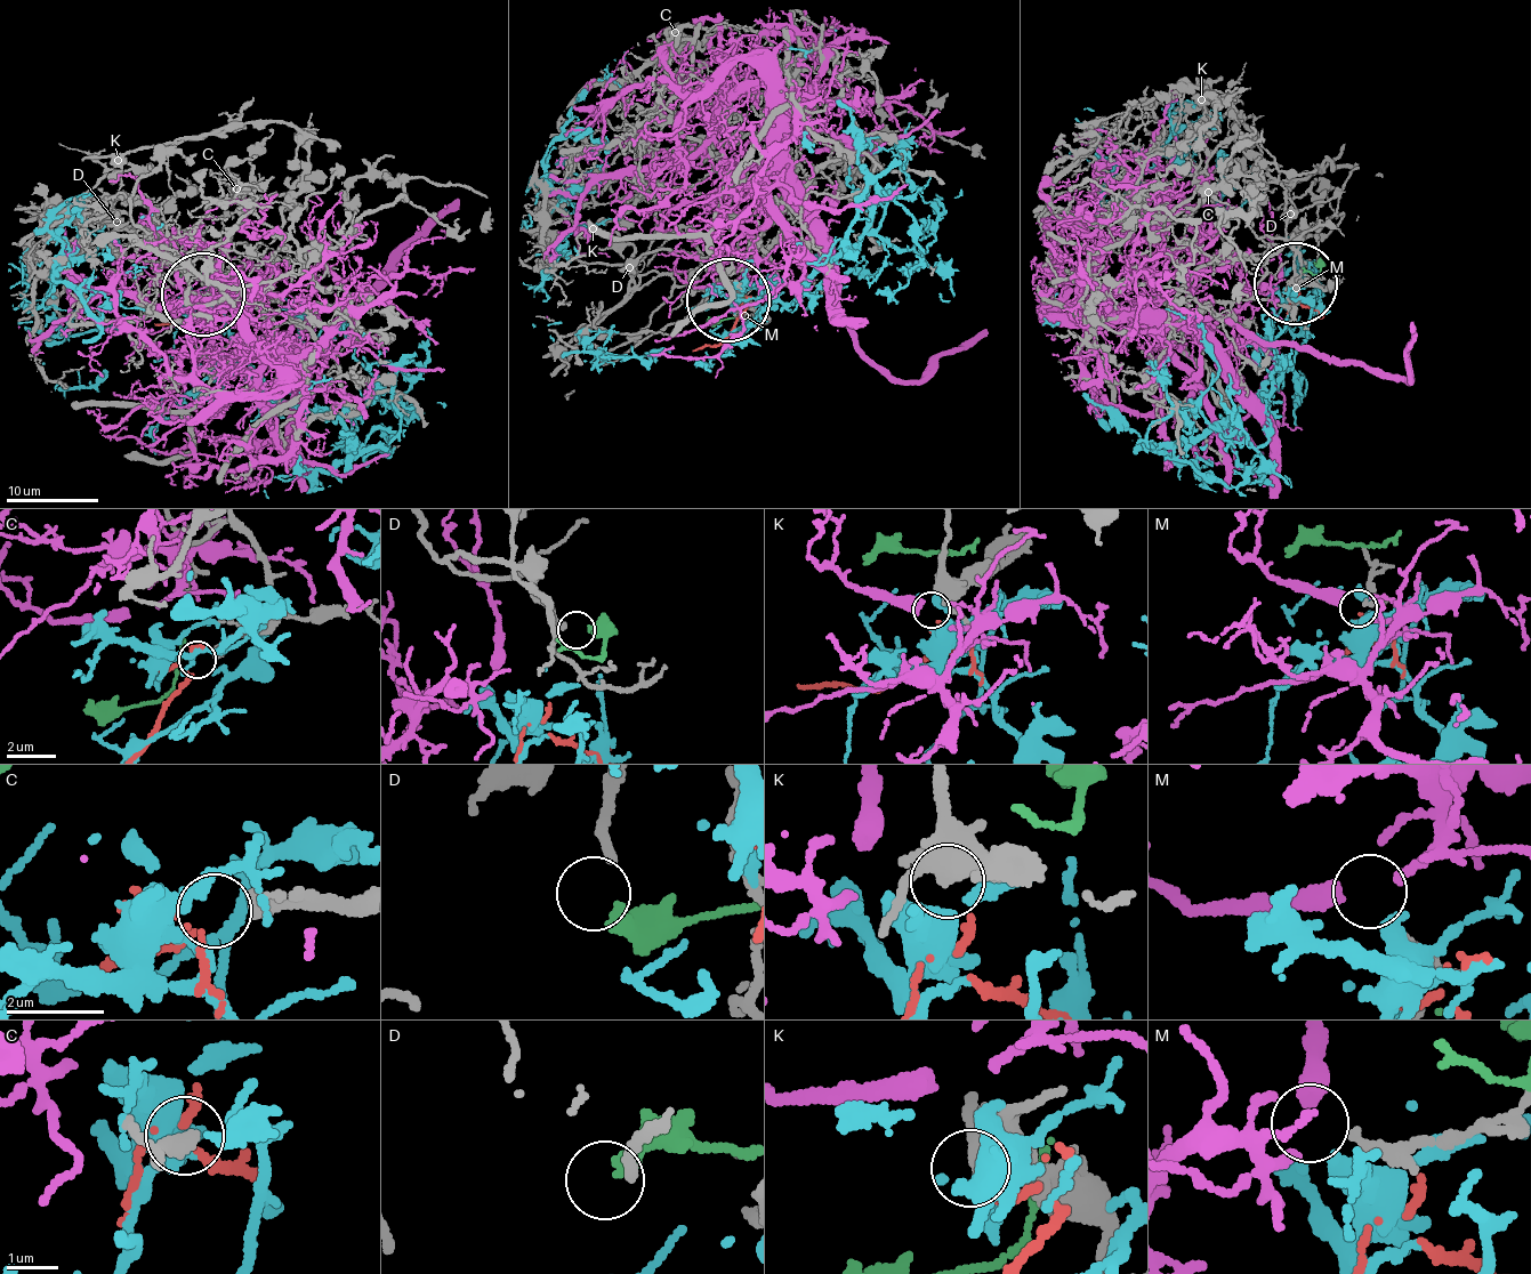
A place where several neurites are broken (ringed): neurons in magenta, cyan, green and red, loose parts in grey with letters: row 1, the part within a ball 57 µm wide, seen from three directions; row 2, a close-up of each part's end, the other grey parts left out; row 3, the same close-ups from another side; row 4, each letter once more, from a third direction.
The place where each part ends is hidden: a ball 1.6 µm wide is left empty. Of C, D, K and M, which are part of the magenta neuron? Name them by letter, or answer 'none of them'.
M

